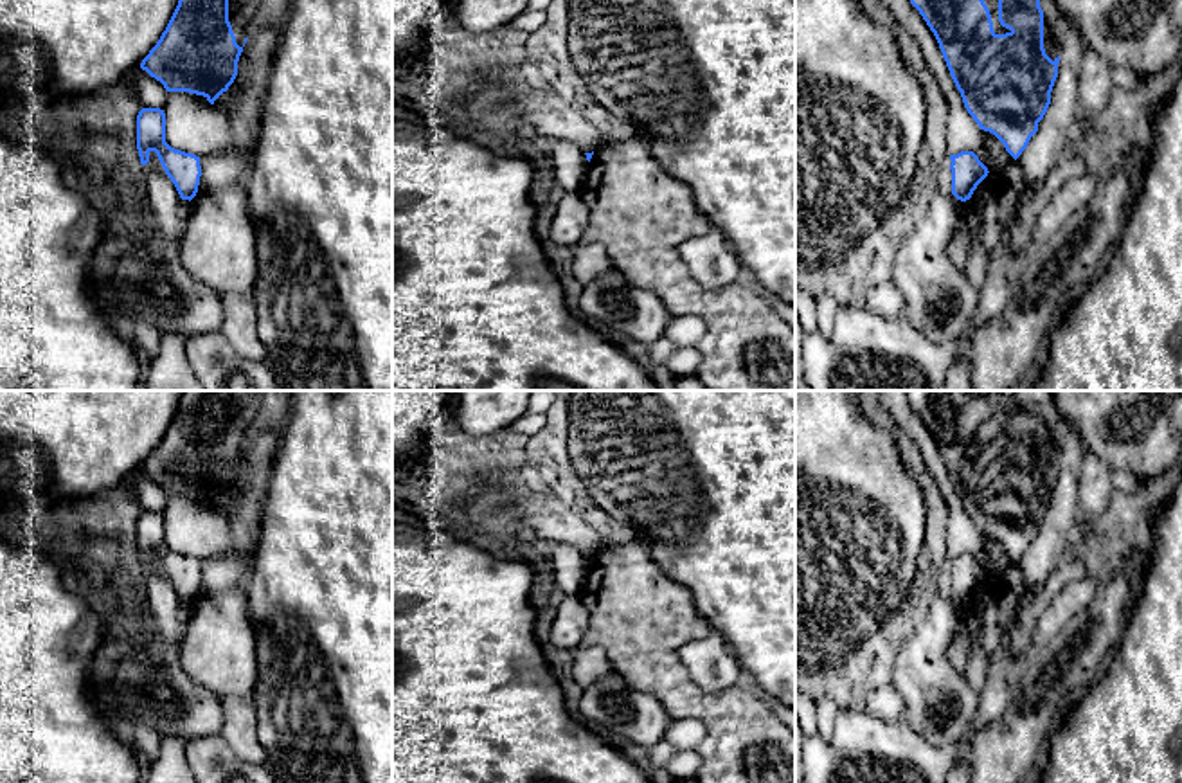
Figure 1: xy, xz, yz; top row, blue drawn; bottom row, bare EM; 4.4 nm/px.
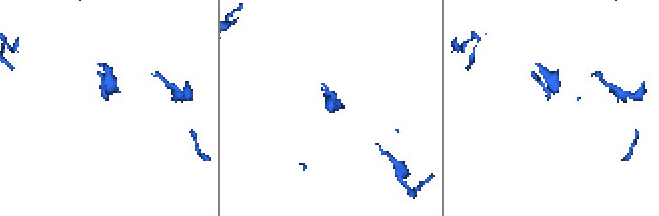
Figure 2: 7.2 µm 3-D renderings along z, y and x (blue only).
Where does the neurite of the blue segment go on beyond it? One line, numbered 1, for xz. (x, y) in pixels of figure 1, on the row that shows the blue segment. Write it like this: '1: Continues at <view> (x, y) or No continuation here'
1: No continuation here

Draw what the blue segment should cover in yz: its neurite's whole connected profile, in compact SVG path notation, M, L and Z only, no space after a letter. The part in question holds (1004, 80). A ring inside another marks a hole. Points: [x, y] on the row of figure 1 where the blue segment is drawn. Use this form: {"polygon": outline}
{"polygon": "M910 0L910 4L934 32L968 113L1016 160L1038 131L1058 77L1060 31L1065 18L1056 0Z"}

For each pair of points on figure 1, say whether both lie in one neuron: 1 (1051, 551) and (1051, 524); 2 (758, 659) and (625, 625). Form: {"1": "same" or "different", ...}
{"1": "same", "2": "different"}

